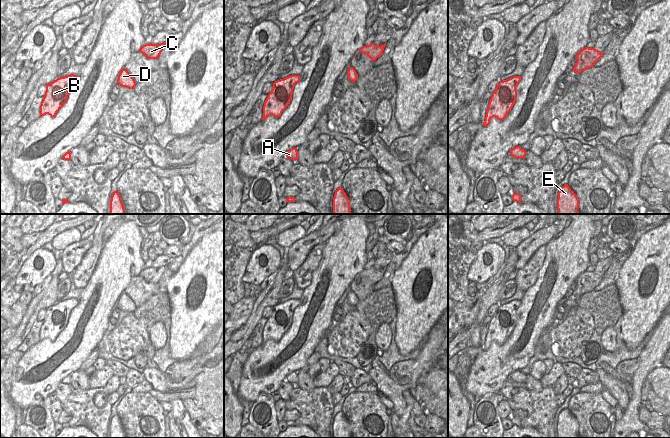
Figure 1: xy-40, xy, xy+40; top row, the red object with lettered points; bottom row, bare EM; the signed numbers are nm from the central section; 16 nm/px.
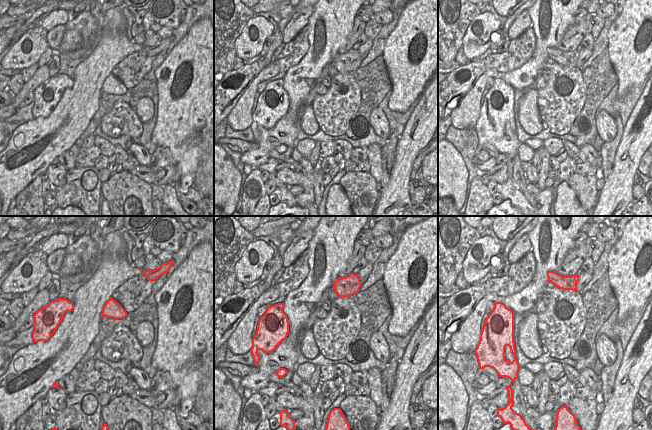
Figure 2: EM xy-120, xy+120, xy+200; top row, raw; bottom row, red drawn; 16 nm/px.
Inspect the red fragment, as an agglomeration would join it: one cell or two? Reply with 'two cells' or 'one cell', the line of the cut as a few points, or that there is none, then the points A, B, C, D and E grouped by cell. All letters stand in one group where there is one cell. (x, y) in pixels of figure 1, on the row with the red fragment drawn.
two cells | xy (352, 67), (349, 69) | A B D E / C

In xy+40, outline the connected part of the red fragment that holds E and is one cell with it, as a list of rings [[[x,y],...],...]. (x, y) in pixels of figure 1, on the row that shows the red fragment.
[[[568,184],[561,187],[558,192],[558,214],[579,214],[579,199]]]

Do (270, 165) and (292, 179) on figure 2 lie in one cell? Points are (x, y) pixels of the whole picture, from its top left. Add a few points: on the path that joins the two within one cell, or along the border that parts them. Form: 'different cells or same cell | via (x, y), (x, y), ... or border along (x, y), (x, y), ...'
different cells | border along (278, 163), (270, 173)

